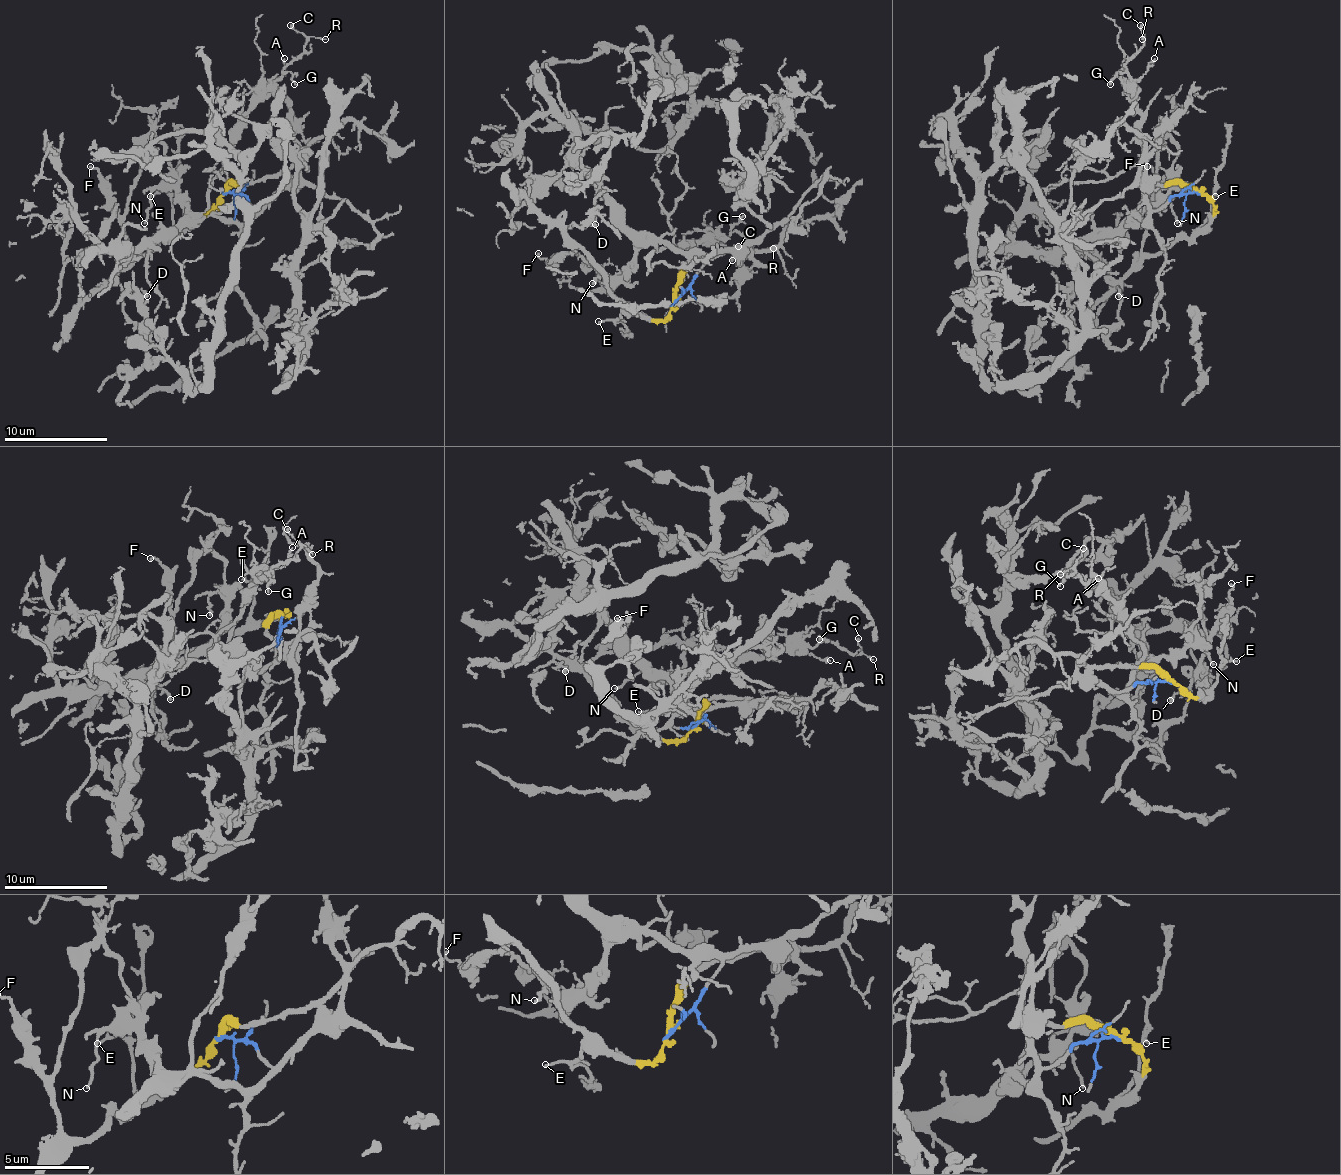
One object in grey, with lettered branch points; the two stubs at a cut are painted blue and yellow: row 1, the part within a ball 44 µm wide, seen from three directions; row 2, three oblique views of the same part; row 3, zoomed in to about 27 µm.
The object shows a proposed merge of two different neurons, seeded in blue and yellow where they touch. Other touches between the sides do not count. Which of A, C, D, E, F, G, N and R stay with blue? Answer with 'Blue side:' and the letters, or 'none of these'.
Blue side: A, C, G, N, R

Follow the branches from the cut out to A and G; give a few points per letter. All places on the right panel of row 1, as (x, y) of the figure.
A: (1195, 190), (1175, 195), (1154, 211), (1146, 224), (1138, 216), (1143, 182), (1136, 104), (1138, 81), (1154, 58)
G: (1195, 190), (1175, 195), (1146, 224), (1138, 216), (1143, 182), (1141, 122), (1131, 78), (1115, 73), (1110, 84)

